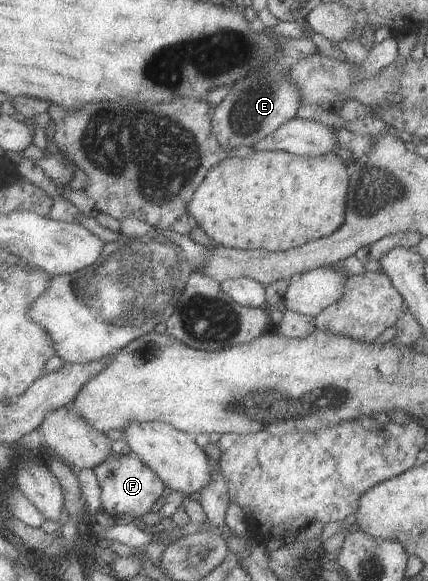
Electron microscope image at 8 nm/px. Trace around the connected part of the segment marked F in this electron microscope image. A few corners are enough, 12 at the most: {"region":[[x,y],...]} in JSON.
{"region":[[132,451],[92,467],[99,509],[134,522],[165,484]]}

